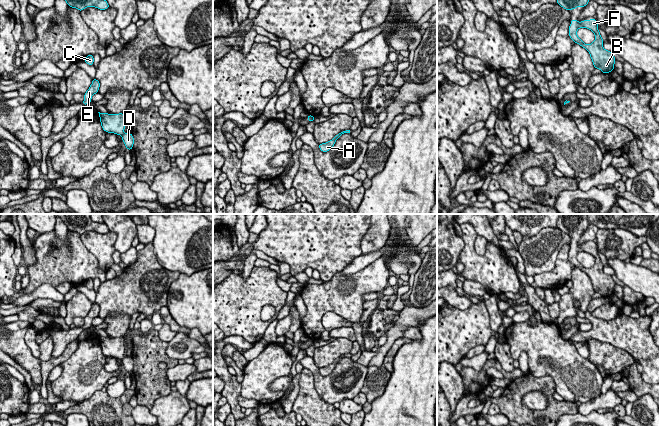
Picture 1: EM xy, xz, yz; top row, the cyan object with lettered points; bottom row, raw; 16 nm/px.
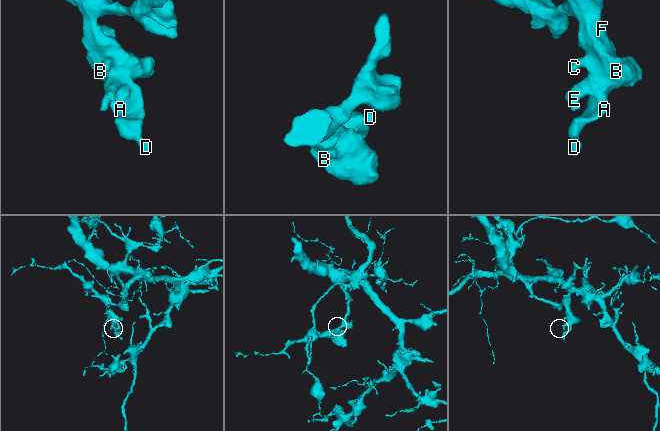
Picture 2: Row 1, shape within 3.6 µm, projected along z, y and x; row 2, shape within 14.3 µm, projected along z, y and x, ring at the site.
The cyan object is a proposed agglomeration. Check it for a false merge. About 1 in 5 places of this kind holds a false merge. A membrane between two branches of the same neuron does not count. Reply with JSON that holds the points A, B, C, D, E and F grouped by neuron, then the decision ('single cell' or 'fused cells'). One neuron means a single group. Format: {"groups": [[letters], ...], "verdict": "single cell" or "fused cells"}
{"groups": [["A", "B", "C", "D", "E", "F"]], "verdict": "single cell"}

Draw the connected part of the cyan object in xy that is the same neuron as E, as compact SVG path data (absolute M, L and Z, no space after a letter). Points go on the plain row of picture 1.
M93 303L92 308L84 318L84 325L83 325L84 329L91 327L92 320L98 317L99 311L100 311L99 305L97 303Z

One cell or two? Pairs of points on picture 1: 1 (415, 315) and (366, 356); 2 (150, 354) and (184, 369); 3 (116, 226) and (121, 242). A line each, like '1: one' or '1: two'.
1: two
2: two
3: one

